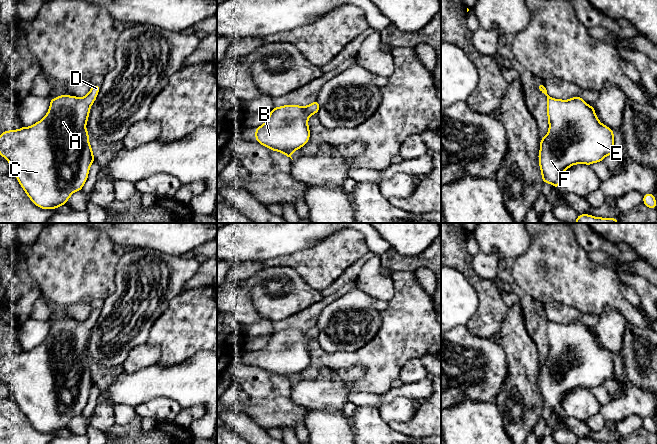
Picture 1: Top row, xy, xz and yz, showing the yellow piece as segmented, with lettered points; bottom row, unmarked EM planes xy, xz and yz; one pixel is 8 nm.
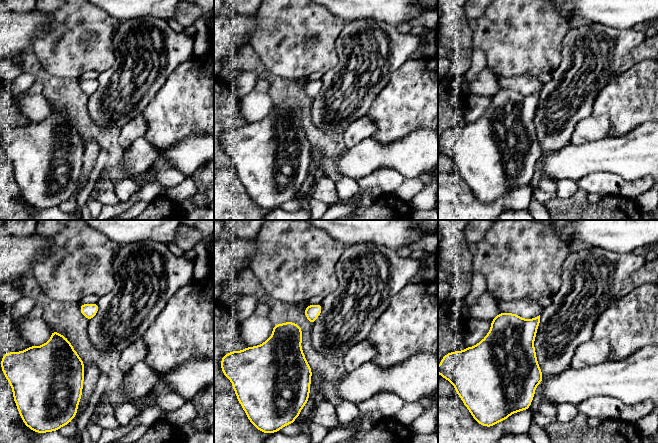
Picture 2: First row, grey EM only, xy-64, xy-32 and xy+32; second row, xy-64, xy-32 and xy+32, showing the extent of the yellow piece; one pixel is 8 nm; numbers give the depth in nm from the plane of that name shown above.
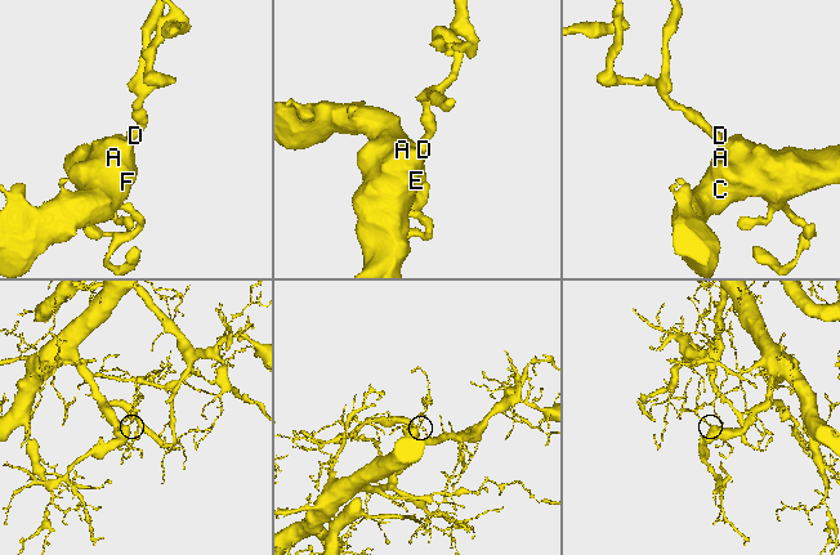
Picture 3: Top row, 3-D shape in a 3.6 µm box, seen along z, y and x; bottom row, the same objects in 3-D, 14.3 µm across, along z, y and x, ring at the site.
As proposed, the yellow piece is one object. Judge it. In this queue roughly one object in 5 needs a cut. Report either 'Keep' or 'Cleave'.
Keep

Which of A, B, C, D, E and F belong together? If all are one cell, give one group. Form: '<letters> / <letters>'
A B C D E F

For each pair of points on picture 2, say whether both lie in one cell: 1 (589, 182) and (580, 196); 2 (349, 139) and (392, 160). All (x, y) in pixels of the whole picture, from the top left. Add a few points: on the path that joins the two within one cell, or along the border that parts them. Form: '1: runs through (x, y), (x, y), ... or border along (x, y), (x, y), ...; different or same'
1: border along (579, 188), (587, 193); different
2: border along (371, 137), (362, 139), (347, 148); different

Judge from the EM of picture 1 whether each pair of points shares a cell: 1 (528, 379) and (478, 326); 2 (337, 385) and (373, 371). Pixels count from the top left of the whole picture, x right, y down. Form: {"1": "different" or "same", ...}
{"1": "different", "2": "different"}

